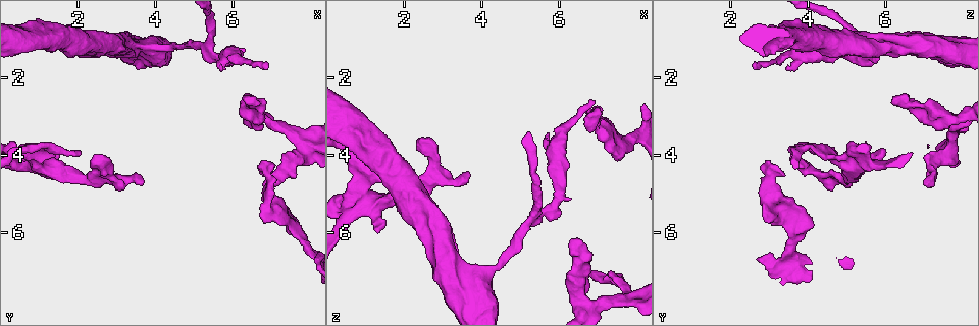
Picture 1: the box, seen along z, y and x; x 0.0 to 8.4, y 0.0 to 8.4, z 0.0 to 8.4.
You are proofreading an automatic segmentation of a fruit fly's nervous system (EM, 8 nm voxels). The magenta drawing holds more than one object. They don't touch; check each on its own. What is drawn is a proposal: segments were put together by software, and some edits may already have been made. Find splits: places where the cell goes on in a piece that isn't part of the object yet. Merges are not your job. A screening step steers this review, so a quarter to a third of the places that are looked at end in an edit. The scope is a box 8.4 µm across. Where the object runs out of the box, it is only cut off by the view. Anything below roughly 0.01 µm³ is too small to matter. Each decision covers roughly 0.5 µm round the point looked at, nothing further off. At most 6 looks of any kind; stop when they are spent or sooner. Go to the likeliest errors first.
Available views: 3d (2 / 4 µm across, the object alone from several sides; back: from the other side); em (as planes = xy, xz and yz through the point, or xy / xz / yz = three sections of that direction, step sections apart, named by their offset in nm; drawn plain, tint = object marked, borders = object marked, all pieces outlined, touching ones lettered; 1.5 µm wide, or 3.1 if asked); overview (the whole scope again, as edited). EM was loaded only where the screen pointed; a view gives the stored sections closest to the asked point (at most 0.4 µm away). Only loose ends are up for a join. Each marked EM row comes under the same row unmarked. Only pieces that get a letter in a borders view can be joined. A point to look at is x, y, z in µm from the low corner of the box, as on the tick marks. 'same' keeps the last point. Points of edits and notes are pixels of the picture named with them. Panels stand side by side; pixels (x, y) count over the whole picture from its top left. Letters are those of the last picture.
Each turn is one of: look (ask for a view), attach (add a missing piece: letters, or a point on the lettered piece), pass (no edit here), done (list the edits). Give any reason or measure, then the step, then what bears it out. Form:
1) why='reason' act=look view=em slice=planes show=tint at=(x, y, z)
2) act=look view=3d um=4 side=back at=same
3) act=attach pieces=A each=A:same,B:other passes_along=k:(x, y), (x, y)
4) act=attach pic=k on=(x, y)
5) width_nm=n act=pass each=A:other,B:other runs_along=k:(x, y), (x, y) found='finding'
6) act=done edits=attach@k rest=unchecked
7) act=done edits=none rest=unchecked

why='thick end' act=look view=3d um=2 at=(5.70, 1.80, 3.50)

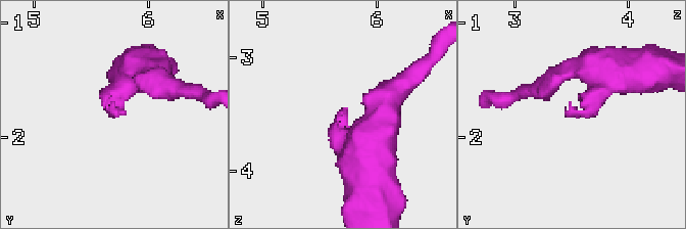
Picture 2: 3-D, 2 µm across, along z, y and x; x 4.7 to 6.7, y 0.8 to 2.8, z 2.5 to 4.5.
why='need the tissue' act=look view=em slice=yz step=8 show=borders at=(5.74, 1.78, 3.42)

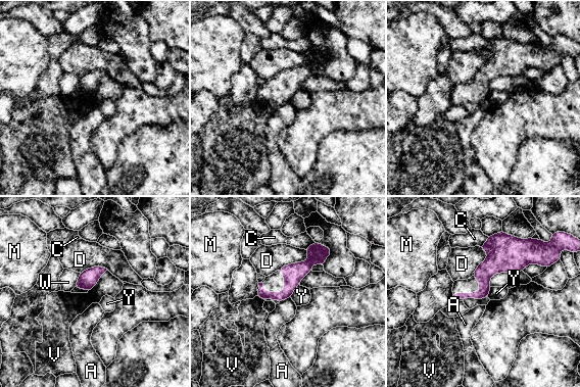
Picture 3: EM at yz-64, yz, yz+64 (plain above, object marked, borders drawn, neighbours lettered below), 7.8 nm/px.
why='another direction' act=look view=em slice=planes show=borders at=same

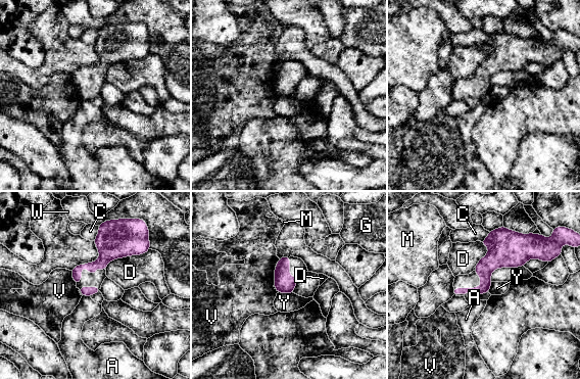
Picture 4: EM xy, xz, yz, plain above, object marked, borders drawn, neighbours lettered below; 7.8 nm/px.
longest_contact=D:360nm act=pass each=A:other,C:other,D:other,G:other,M:other,V:other,W:other,Y:other found='no lettered piece goes on from it'

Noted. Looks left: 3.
why='free end' act=look view=3d um=4 at=(1.30, 3.85, 5.85)

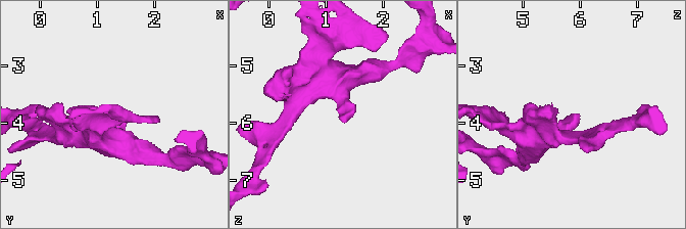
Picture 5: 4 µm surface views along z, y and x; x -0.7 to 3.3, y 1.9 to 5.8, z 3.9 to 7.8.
why='need the tissue' act=look view=em slice=planes show=borders at=(1.30, 3.85, 5.85)

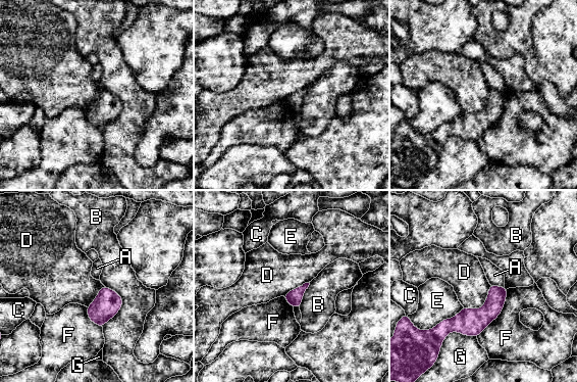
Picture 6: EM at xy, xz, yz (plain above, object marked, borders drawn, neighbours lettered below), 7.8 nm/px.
width_nm=120 act=pass each=A:other,B:other,C:other,D:other,E:other,F:other,G:other found='no lettered piece goes on from it'

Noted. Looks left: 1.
act=done edits=none rest=unchecked

